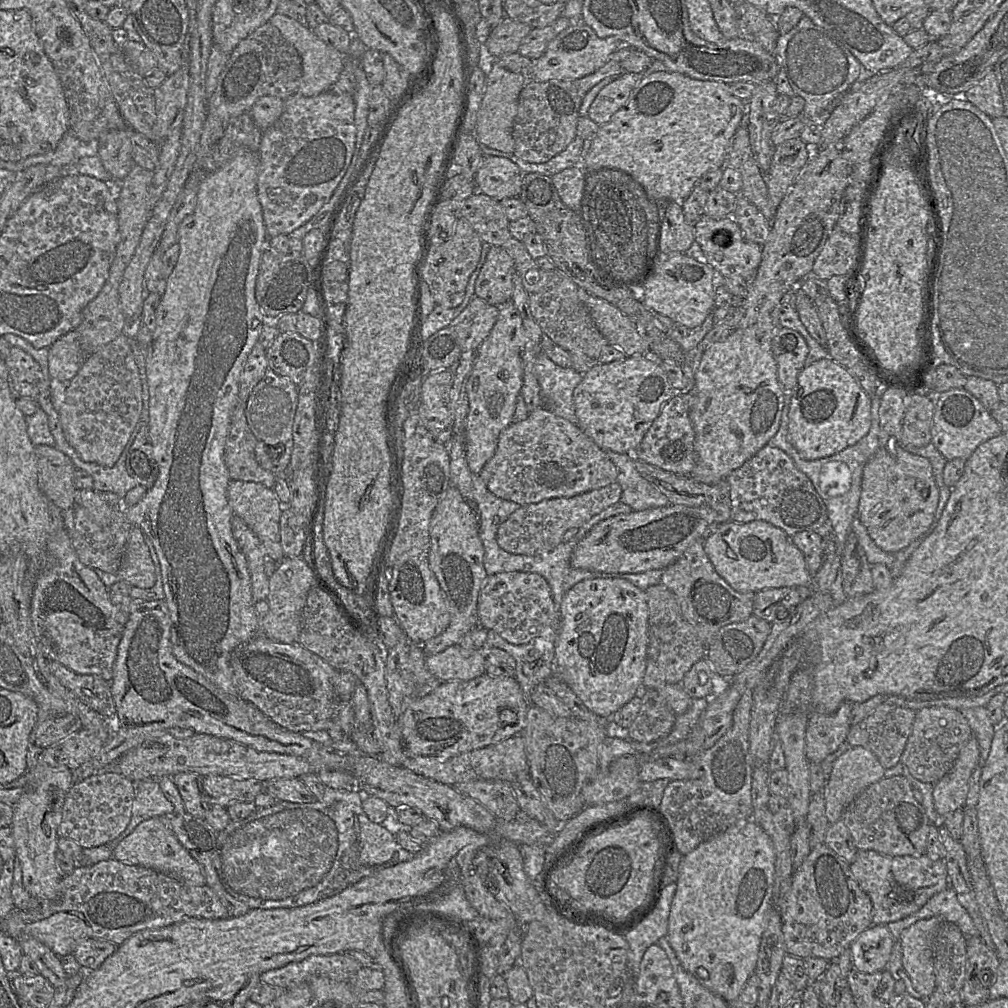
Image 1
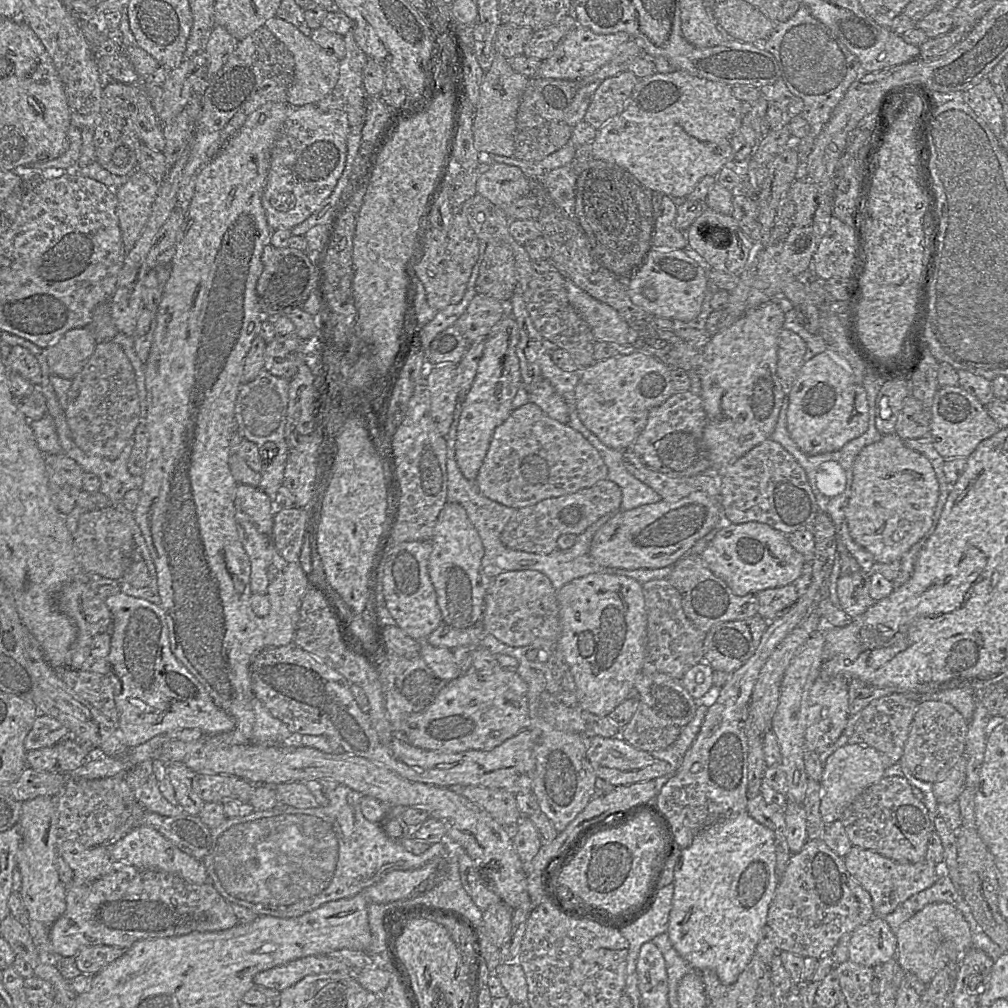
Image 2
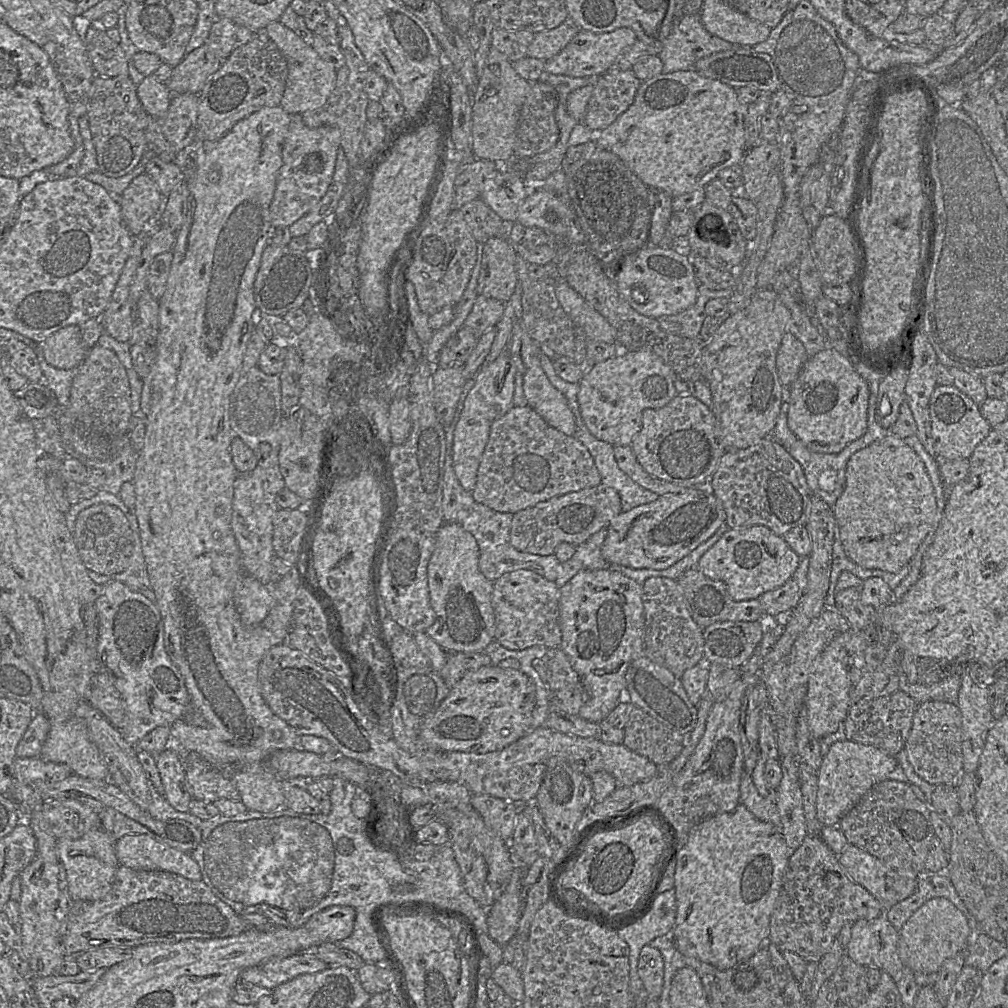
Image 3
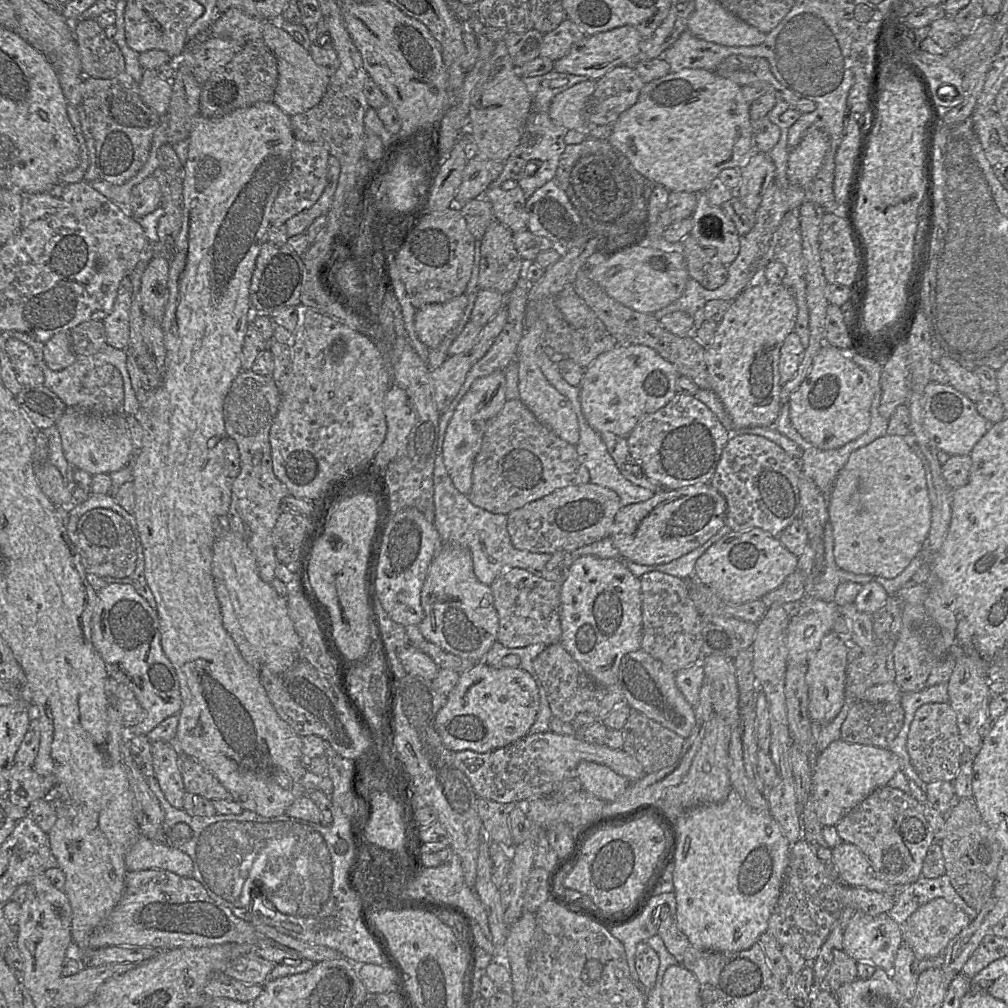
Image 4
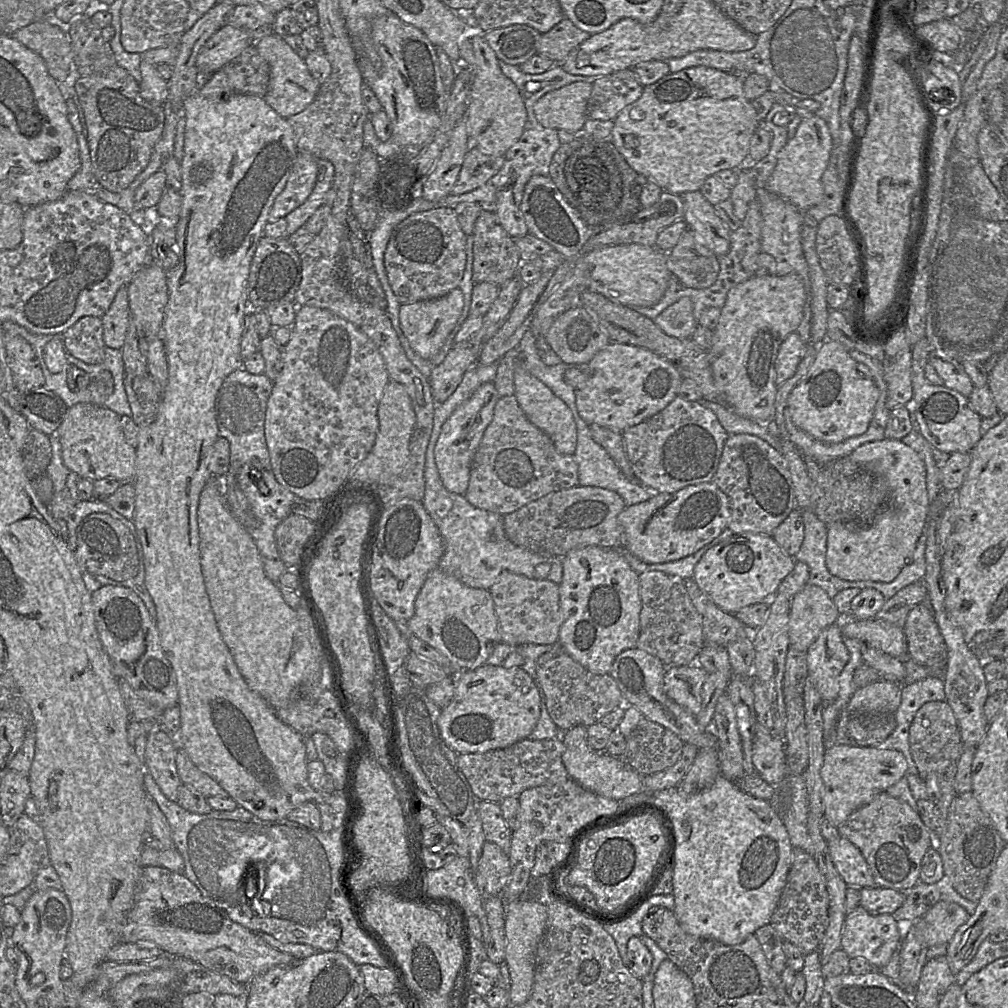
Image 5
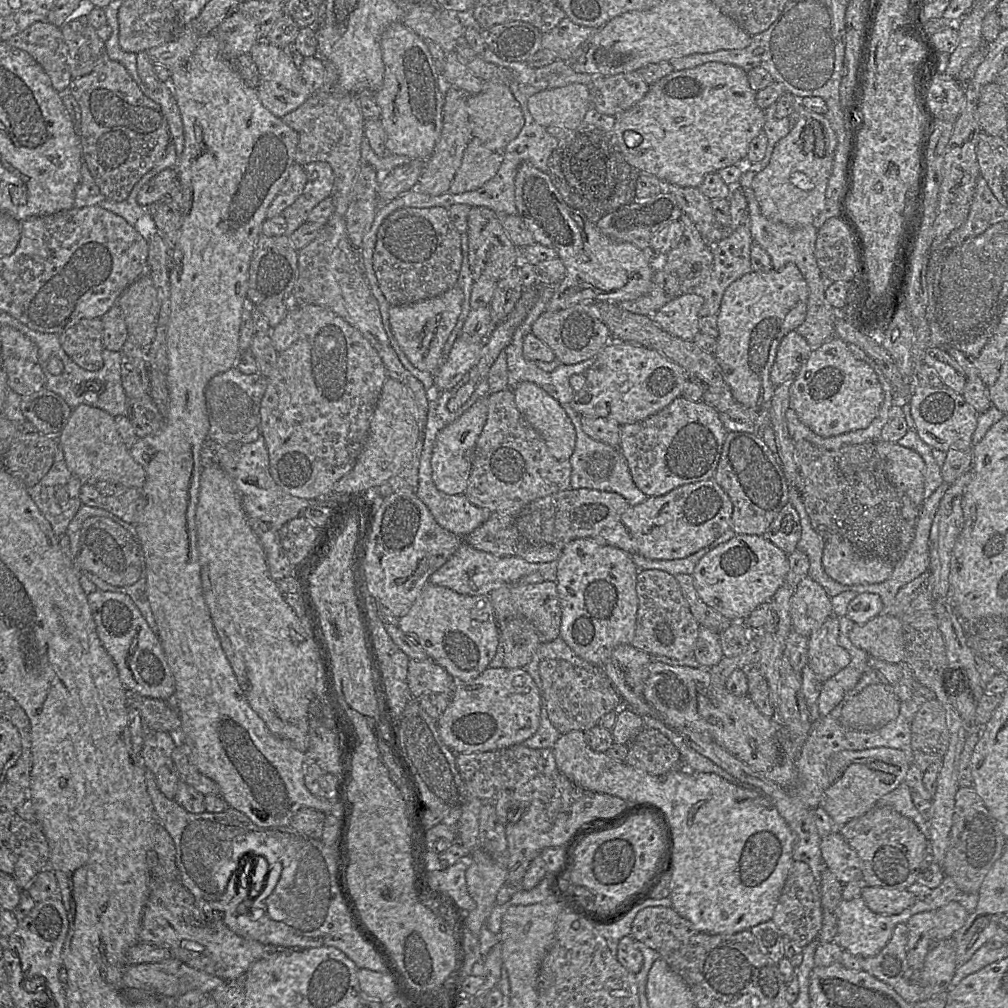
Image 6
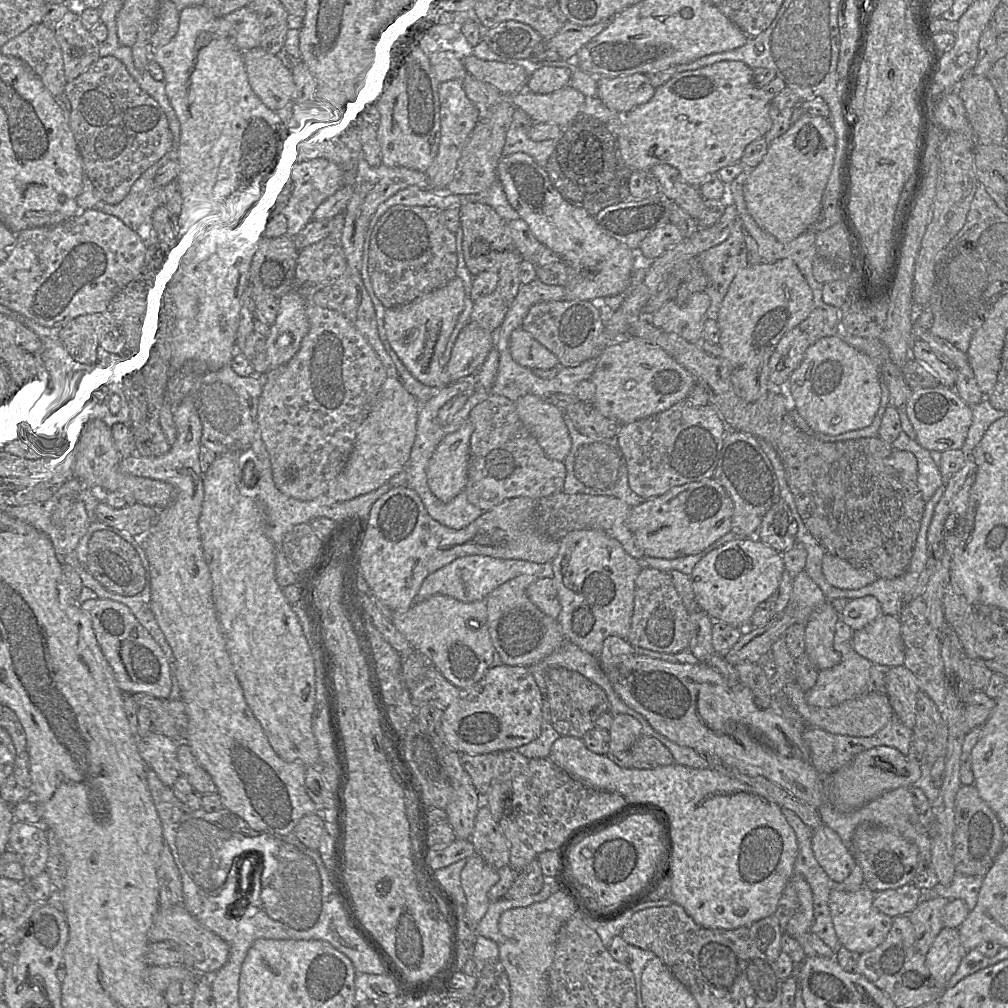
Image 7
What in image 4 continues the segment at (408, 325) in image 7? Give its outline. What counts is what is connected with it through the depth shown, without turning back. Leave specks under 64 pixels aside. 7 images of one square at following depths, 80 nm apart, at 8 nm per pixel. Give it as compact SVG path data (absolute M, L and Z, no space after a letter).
M462 294L444 303L433 303L416 309L414 327L418 339L430 350L437 348L461 320L467 297Z

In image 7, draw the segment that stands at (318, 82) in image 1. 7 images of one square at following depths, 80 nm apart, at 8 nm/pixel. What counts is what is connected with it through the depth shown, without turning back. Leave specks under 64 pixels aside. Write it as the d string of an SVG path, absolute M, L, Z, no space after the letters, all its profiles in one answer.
M260 47L243 52L243 58L250 86L267 108L277 114L279 110L296 101L296 86L292 72L283 65L280 58Z

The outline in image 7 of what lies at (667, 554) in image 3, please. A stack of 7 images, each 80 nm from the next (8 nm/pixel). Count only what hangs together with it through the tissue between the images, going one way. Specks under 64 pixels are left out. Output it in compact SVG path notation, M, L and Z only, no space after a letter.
M714 479L690 482L631 507L627 525L645 557L675 559L702 552L731 532L733 502Z

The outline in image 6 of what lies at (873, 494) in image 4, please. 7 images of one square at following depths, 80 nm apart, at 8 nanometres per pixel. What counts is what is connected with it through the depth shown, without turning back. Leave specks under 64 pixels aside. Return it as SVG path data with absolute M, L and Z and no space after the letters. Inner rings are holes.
M875 441L878 455L891 482L921 507L924 501L925 463L914 450L897 443ZM840 535L826 538L823 568L834 581L846 585L878 584L886 581L894 565L876 557L868 557L857 551Z

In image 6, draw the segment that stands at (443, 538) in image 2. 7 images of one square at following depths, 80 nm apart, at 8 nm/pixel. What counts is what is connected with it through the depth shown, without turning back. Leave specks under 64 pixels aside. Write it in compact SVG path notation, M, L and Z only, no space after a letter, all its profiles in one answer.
M431 583L424 586L409 612L399 618L398 627L411 639L416 640L429 658L442 666L457 682L468 682L478 677L489 667L500 644L499 623L496 620L489 594L464 595Z

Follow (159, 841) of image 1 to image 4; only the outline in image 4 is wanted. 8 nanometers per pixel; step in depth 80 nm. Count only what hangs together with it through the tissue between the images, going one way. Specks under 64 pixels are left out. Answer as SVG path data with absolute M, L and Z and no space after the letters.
M140 836L125 855L127 871L165 869L185 878L193 878L191 858L176 847Z

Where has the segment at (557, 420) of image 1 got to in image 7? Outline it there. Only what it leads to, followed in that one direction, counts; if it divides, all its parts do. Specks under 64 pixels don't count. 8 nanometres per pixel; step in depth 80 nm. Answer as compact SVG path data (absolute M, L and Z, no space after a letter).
M490 393L486 400L472 408L469 421L474 425L464 489L469 502L487 511L505 499L528 497L539 500L563 492L566 477L563 461L545 455L535 437L518 417L515 402L505 396Z

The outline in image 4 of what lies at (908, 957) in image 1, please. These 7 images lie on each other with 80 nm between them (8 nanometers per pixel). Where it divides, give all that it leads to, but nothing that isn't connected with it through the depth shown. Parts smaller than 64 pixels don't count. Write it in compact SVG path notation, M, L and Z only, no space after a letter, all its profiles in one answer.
M936 898L921 906L901 926L903 943L907 944L919 960L944 953L949 942L971 922L968 915L944 898Z

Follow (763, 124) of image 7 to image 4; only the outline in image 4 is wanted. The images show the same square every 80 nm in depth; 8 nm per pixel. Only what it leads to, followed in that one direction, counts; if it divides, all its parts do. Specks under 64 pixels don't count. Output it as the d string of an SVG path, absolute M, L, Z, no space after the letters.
M684 68L678 72L671 72L661 78L644 84L640 91L638 101L629 109L624 111L615 121L612 125L611 135L607 140L612 146L626 156L633 167L642 176L644 176L647 181L656 185L661 185L669 192L705 192L709 184L718 177L720 171L726 168L743 168L746 165L746 160L749 156L756 151L754 148L753 128L751 125L749 110L750 103L744 99L741 86L738 84L727 78L719 76L714 71Z

